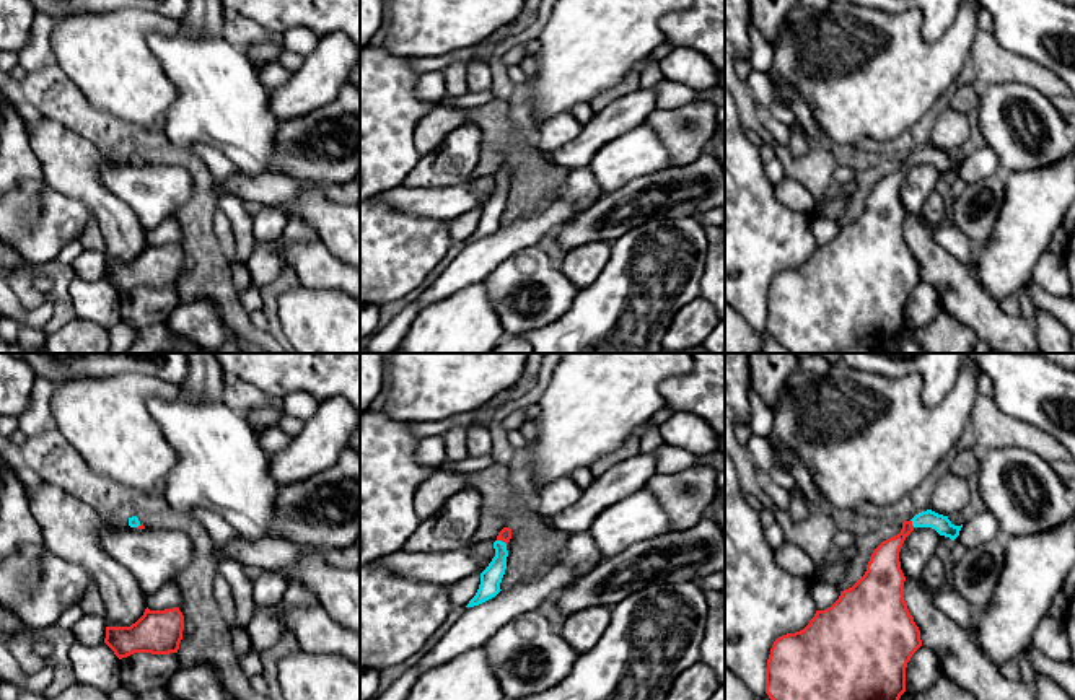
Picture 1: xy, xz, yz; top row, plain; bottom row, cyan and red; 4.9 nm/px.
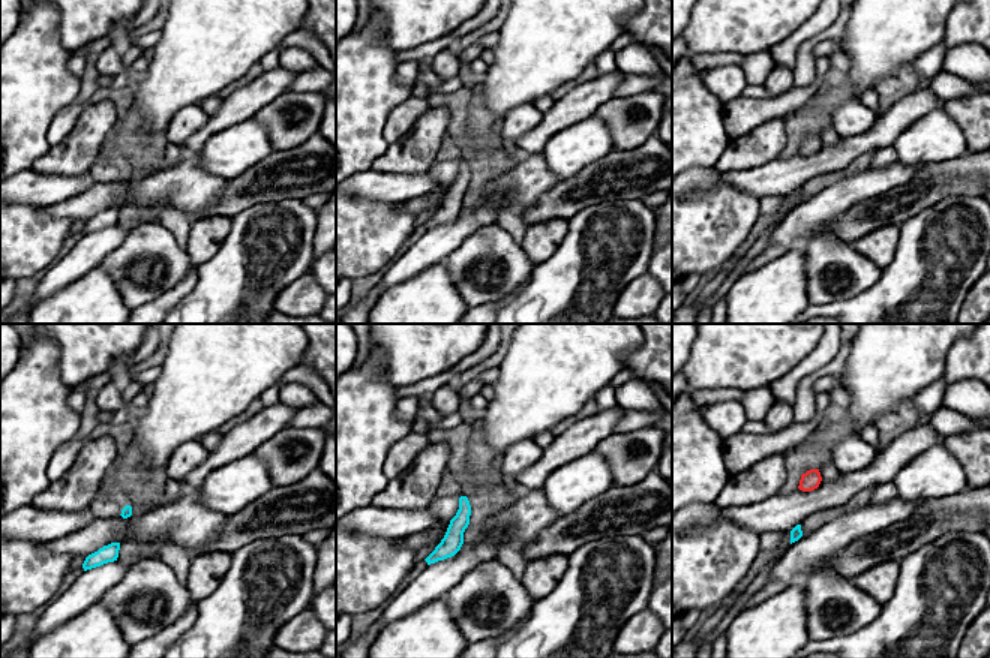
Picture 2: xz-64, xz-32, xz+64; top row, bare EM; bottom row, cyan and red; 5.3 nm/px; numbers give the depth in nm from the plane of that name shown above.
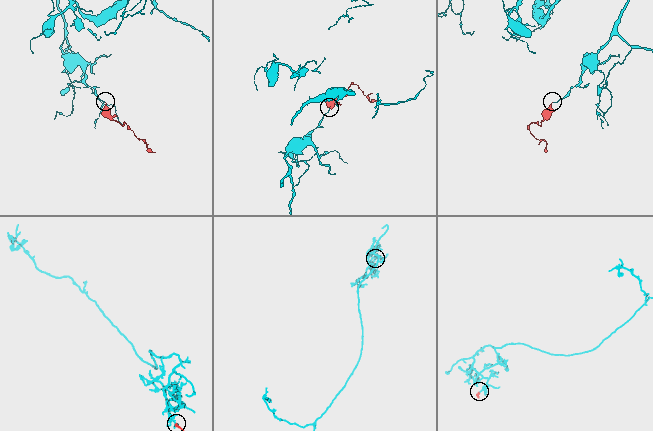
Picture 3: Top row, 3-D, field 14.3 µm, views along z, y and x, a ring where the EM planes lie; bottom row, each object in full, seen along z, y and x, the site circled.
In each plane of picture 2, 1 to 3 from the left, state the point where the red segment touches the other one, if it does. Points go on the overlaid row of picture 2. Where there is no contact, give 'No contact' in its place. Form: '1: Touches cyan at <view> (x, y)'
1: No contact
2: No contact
3: No contact

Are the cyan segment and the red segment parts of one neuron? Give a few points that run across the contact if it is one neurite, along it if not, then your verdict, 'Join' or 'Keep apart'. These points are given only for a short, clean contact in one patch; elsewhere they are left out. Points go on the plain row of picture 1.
Line: xz (491, 214), (500, 194), (500, 176), (505, 170). Join

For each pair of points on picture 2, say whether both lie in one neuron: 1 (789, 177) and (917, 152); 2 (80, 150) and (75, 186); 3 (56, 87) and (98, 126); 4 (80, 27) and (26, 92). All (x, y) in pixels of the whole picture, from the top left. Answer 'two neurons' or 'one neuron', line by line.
1: two neurons
2: two neurons
3: two neurons
4: two neurons

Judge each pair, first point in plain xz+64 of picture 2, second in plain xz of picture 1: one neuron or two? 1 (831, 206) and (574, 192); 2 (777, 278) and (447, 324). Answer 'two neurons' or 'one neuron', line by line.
1: two neurons
2: one neuron

